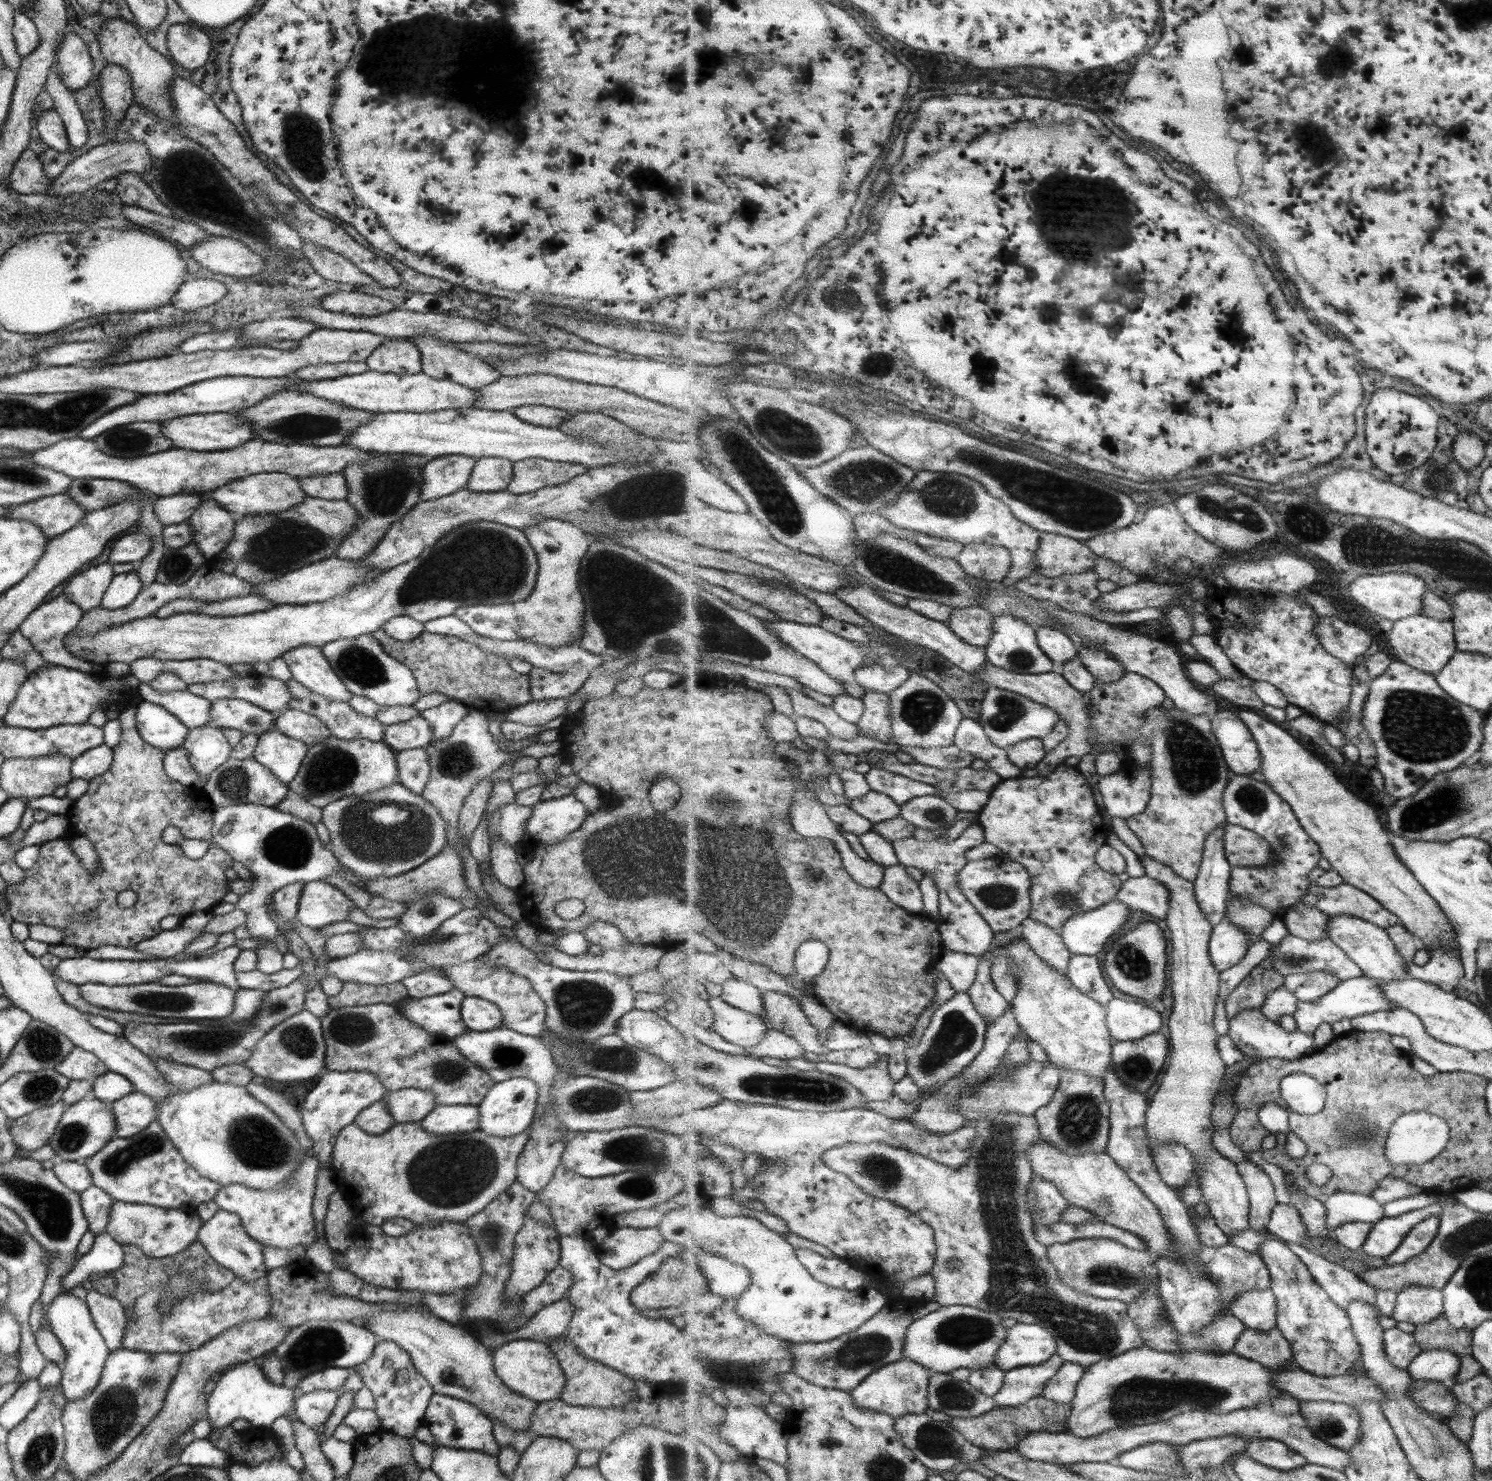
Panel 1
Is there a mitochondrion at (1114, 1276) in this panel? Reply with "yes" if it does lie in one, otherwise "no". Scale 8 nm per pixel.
yes

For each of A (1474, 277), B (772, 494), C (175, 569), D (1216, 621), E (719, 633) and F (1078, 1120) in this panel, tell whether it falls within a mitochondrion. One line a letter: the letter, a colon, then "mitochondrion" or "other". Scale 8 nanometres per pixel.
A: other
B: mitochondrion
C: mitochondrion
D: other
E: mitochondrion
F: mitochondrion

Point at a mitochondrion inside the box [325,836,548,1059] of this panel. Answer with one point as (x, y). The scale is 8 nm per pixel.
(348, 1028)

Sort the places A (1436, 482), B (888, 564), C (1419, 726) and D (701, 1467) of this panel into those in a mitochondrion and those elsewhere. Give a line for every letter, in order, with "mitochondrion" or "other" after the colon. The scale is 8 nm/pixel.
A: mitochondrion
B: mitochondrion
C: mitochondrion
D: mitochondrion

